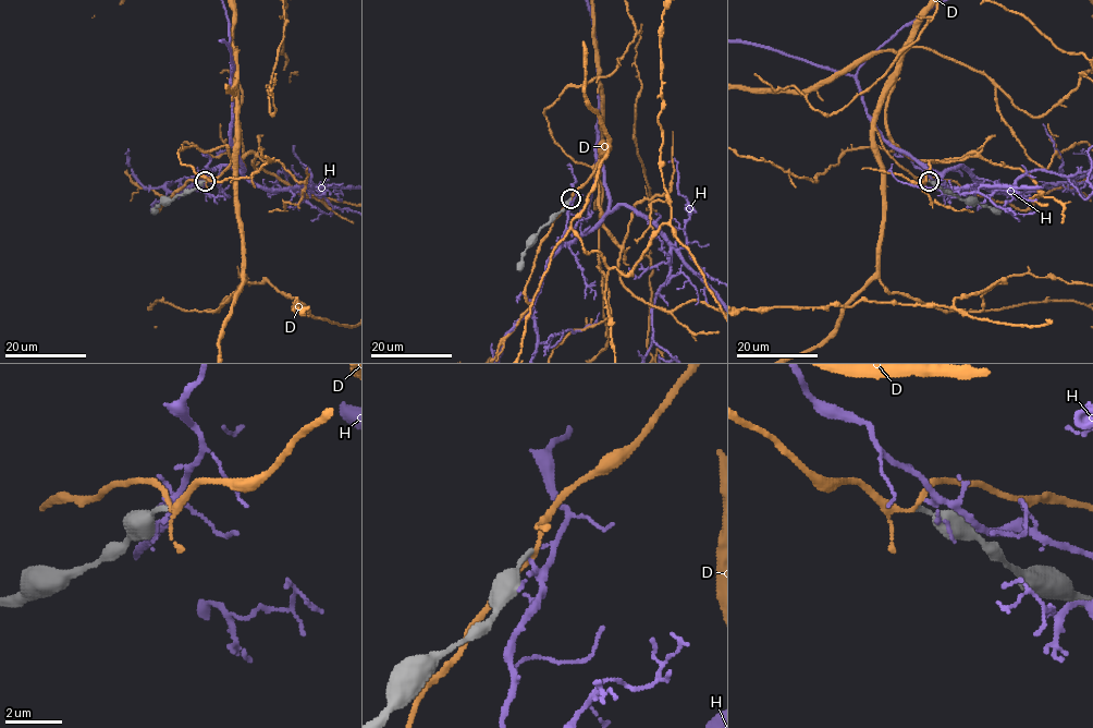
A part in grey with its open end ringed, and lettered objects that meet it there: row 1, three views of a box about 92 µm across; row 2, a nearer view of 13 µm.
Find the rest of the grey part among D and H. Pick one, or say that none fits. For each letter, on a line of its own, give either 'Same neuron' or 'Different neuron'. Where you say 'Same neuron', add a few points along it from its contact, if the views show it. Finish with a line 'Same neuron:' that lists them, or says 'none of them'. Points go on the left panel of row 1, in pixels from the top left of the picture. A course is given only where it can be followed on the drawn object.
D: Different neuron
H: Different neuron
Same neuron: none of them

